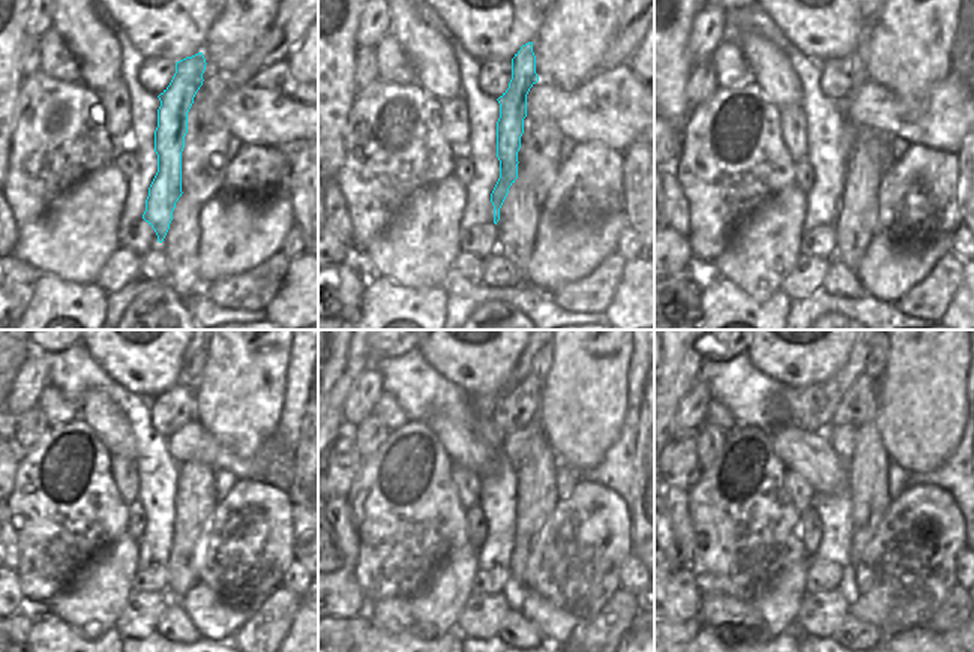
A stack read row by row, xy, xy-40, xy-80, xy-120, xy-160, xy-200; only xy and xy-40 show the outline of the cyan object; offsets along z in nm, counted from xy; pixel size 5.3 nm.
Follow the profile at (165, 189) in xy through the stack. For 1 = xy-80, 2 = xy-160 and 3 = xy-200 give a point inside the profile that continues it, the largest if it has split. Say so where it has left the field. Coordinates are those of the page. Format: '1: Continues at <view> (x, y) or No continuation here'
1: Continues at xy-80 (860, 59)
2: Continues at xy-160 (541, 363)
3: Continues at xy-200 (877, 360).

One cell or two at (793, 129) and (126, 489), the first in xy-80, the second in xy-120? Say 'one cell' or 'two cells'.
one cell

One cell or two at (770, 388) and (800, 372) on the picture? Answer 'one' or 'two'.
two

